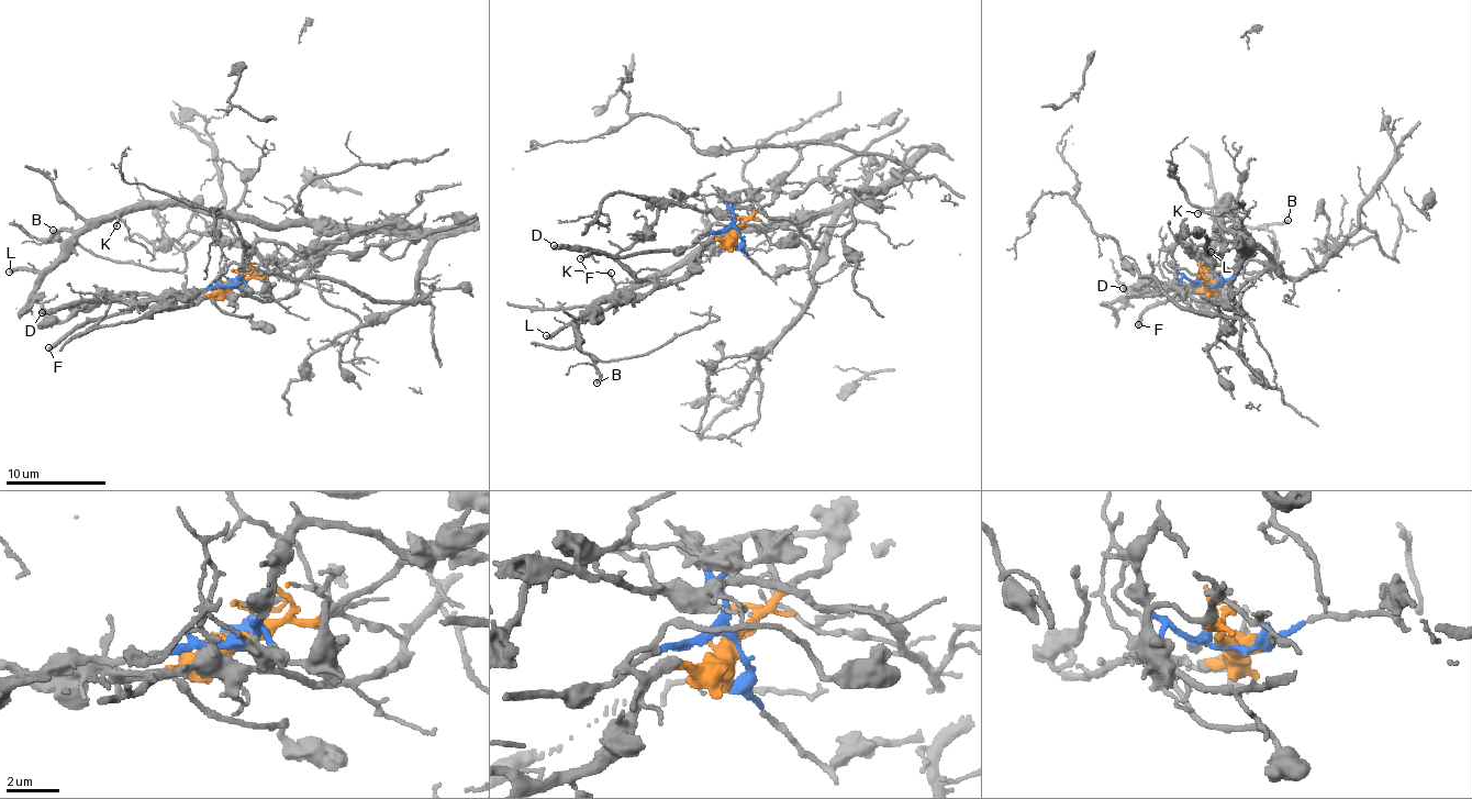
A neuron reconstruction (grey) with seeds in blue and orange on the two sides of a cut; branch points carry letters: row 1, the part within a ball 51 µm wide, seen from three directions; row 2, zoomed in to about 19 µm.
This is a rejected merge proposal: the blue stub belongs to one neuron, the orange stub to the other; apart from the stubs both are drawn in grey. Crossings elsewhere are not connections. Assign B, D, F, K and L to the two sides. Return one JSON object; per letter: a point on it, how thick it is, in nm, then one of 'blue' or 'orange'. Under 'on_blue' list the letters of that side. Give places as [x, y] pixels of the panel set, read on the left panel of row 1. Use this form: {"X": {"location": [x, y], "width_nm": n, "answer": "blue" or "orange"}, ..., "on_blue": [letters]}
{"B": {"location": [53, 230], "width_nm": 200, "answer": "orange"}, "D": {"location": [42, 312], "width_nm": 360, "answer": "orange"}, "F": {"location": [48, 347], "width_nm": 260, "answer": "blue"}, "K": {"location": [116, 225], "width_nm": 140, "answer": "orange"}, "L": {"location": [9, 272], "width_nm": 320, "answer": "orange"}, "on_blue": ["F"]}

